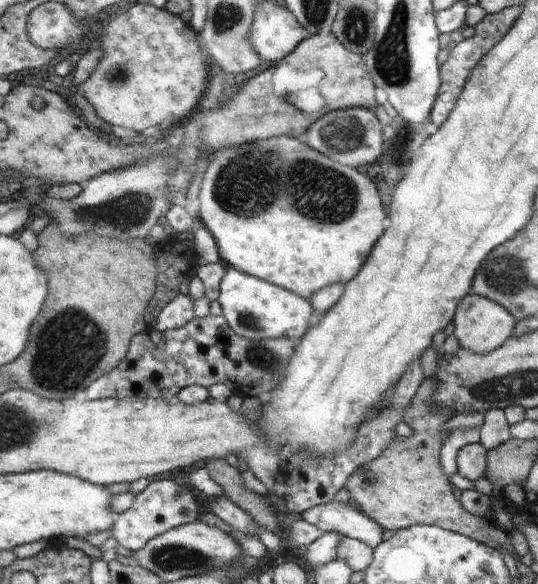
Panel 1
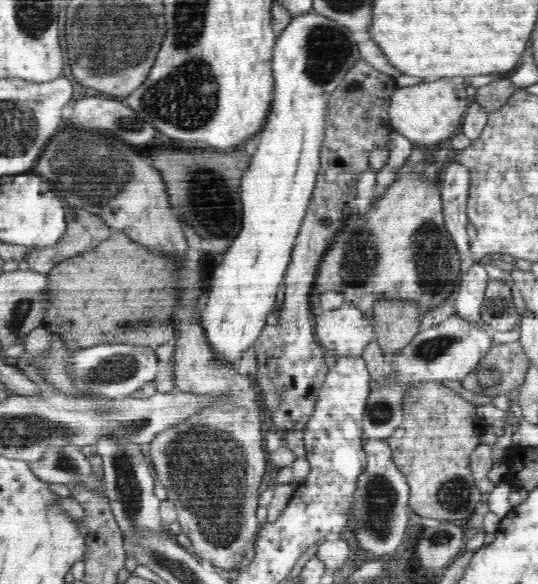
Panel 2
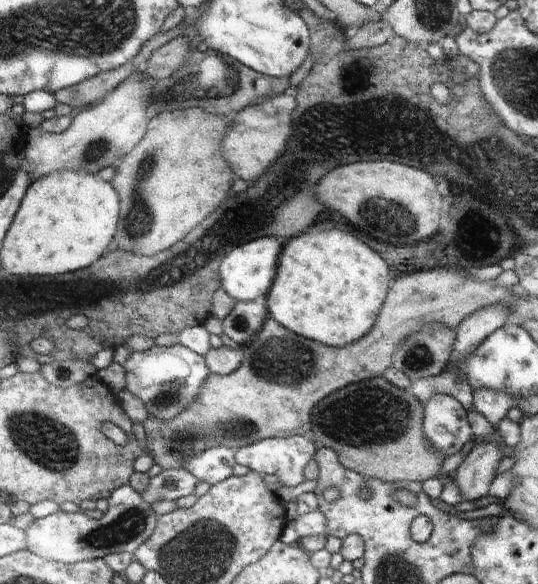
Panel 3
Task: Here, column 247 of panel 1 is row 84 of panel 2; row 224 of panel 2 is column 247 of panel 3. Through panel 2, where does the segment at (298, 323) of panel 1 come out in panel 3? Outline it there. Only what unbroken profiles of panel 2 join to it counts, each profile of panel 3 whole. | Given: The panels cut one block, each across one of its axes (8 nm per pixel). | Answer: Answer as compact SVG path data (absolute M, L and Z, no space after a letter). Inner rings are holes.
M260 237L232 249L222 262L220 278L223 278L223 285L221 287L235 298L236 302L266 297L271 290L270 286L274 284L278 256L280 256L280 244L276 237Z

